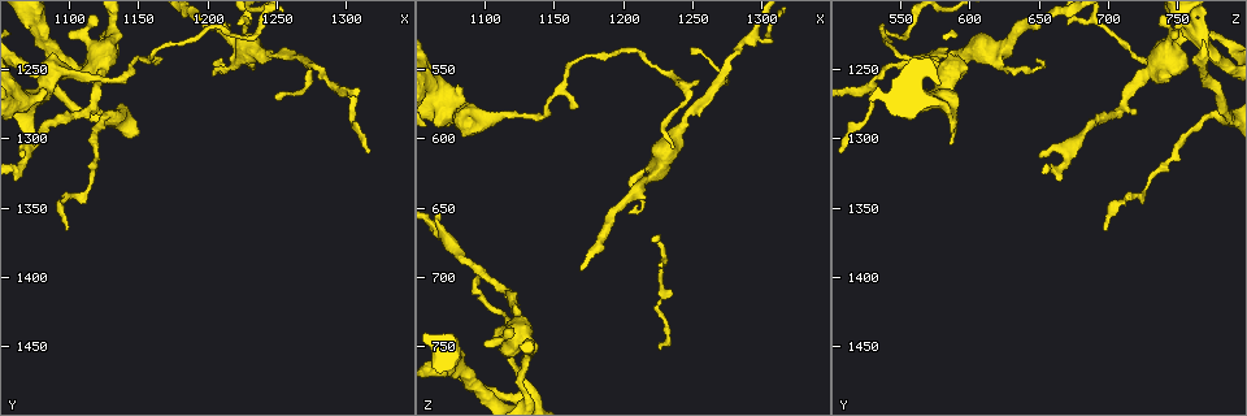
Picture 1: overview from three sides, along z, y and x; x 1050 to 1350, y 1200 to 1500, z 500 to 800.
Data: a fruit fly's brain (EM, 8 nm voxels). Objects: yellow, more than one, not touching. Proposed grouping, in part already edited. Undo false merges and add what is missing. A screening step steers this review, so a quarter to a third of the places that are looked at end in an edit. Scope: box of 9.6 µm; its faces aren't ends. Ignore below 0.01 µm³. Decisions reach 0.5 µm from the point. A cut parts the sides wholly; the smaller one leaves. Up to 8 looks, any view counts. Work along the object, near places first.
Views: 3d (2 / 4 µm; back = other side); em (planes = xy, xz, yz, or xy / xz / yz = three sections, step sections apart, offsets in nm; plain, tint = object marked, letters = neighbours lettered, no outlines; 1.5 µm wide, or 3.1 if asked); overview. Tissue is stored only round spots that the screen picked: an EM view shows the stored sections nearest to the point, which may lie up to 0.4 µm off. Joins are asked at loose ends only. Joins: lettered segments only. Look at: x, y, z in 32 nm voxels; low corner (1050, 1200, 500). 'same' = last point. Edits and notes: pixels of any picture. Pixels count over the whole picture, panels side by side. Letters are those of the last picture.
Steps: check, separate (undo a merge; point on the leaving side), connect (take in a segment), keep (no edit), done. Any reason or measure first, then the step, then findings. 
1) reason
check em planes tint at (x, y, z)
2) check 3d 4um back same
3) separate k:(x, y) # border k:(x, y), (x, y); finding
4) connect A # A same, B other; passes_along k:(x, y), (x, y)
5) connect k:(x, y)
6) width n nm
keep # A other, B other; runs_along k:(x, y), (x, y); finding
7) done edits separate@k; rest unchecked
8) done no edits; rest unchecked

abrupt turn
check 3d 4um back at (1094, 1348, 706)

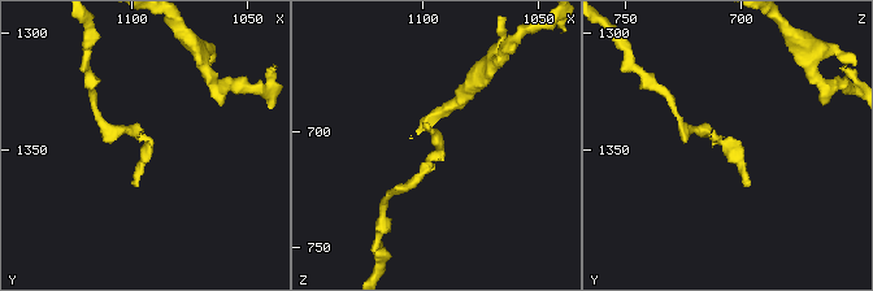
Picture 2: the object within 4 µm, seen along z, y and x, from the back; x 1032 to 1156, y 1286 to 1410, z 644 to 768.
shape alone is not enough
check em planes tint at (1094, 1347, 707)

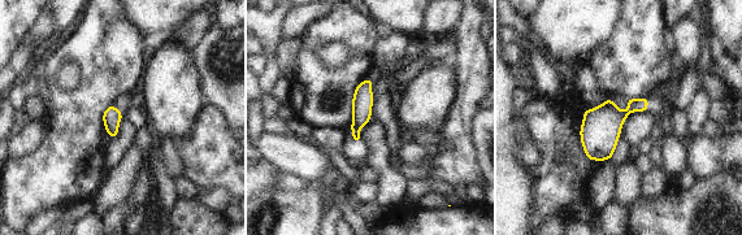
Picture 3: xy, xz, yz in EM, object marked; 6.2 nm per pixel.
what lies round it
check em planes letters same

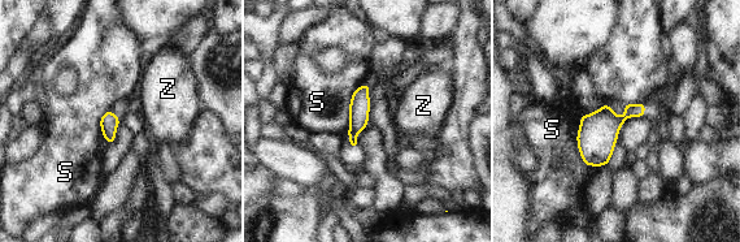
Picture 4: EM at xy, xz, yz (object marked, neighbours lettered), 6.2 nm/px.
keep # S other, Z other; continuous, no second cell

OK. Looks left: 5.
abrupt turn
check 3d 4um back at (1134, 1256, 584)

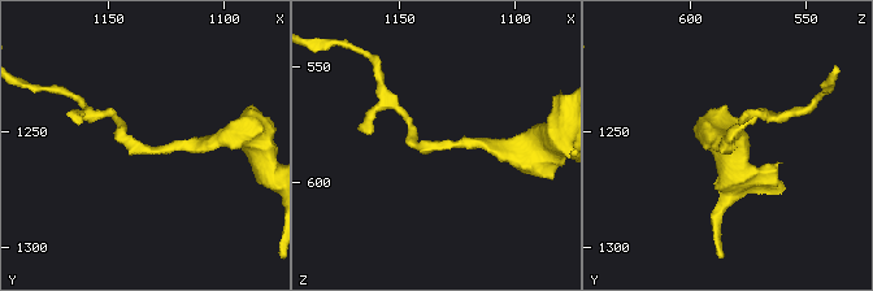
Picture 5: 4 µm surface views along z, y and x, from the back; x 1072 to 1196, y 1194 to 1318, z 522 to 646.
now the EM
check em planes tint at (1133, 1259, 584)

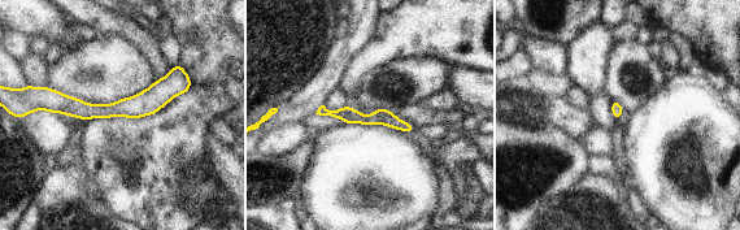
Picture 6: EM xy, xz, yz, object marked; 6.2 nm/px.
what lies round it
check em planes letters same

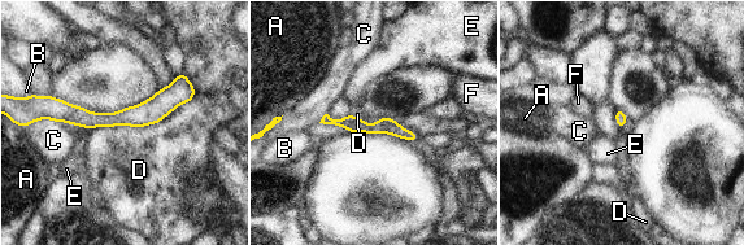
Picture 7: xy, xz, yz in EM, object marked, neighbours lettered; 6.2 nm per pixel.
keep # A other, B other, C other, D other, E other, F other; runs_along 7:(191, 91), (113, 119), (48, 110); one cell here

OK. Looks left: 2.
thick end
check em yz step 8 letters at (1080, 1266, 560)

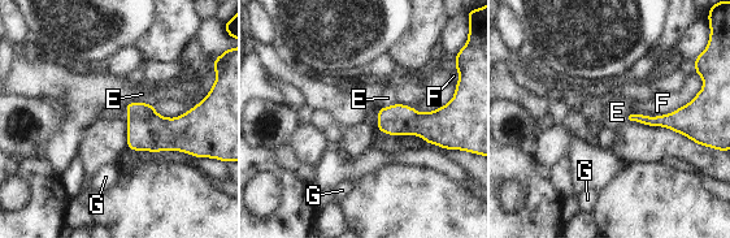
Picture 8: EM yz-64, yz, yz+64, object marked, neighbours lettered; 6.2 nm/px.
longest_contact F 440 nm
keep # E other, F other, G other; no lettered segment goes on from it

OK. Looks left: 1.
done no edits; rest unchecked

